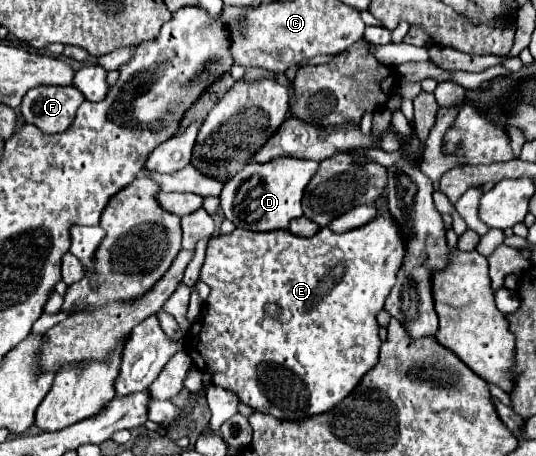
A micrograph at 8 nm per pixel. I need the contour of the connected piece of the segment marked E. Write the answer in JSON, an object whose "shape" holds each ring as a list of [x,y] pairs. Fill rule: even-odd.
{"shape":[[[379,213],[369,225],[363,225],[361,229],[353,229],[347,233],[335,233],[329,227],[319,229],[313,237],[297,237],[289,231],[269,231],[269,233],[257,233],[257,231],[245,231],[235,229],[229,235],[211,237],[205,253],[205,261],[201,267],[201,281],[211,287],[209,297],[203,301],[203,311],[197,317],[197,321],[191,325],[187,337],[185,337],[185,351],[193,359],[193,365],[205,373],[211,373],[211,383],[219,385],[231,393],[237,395],[237,399],[249,407],[253,407],[259,413],[269,413],[277,419],[297,421],[307,415],[317,415],[325,409],[333,409],[337,401],[343,401],[357,381],[377,363],[377,353],[381,347],[379,339],[379,323],[375,315],[385,305],[385,295],[389,295],[389,289],[393,287],[393,281],[397,279],[397,269],[401,267],[401,257],[405,255],[405,249],[401,249],[401,237],[397,237],[397,225],[393,225],[393,219],[389,213]]]}

